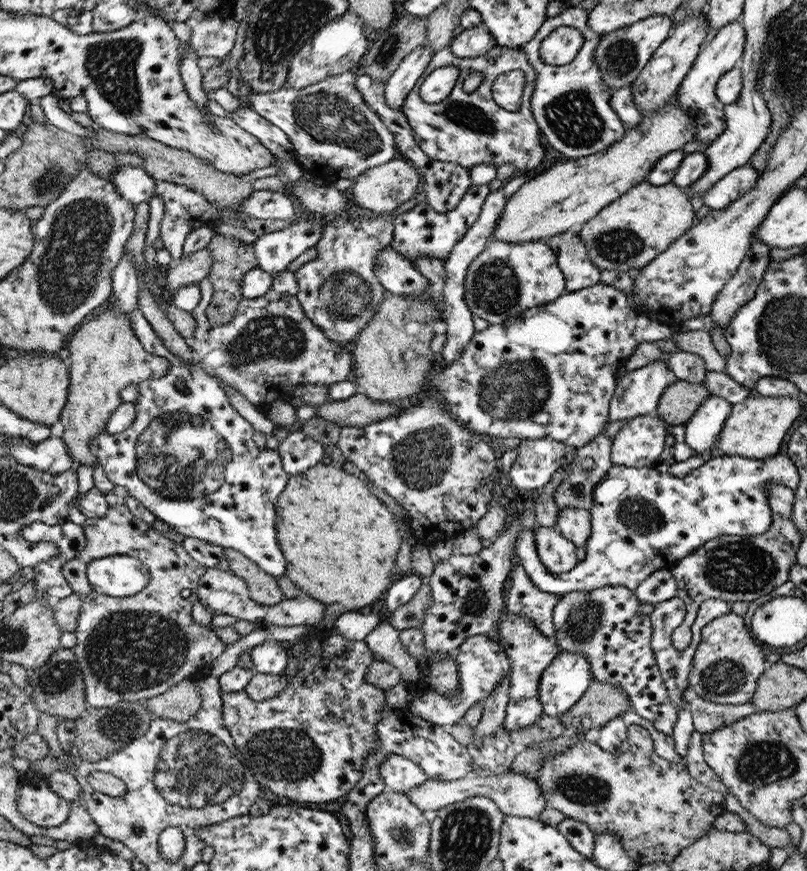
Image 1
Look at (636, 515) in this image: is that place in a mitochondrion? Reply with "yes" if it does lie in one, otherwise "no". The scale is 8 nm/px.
yes

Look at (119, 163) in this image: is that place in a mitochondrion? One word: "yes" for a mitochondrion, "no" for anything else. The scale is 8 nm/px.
no

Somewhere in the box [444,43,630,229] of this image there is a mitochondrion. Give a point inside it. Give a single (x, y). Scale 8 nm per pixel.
(574, 117)

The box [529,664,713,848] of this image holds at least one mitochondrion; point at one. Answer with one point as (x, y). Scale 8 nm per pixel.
(583, 789)

